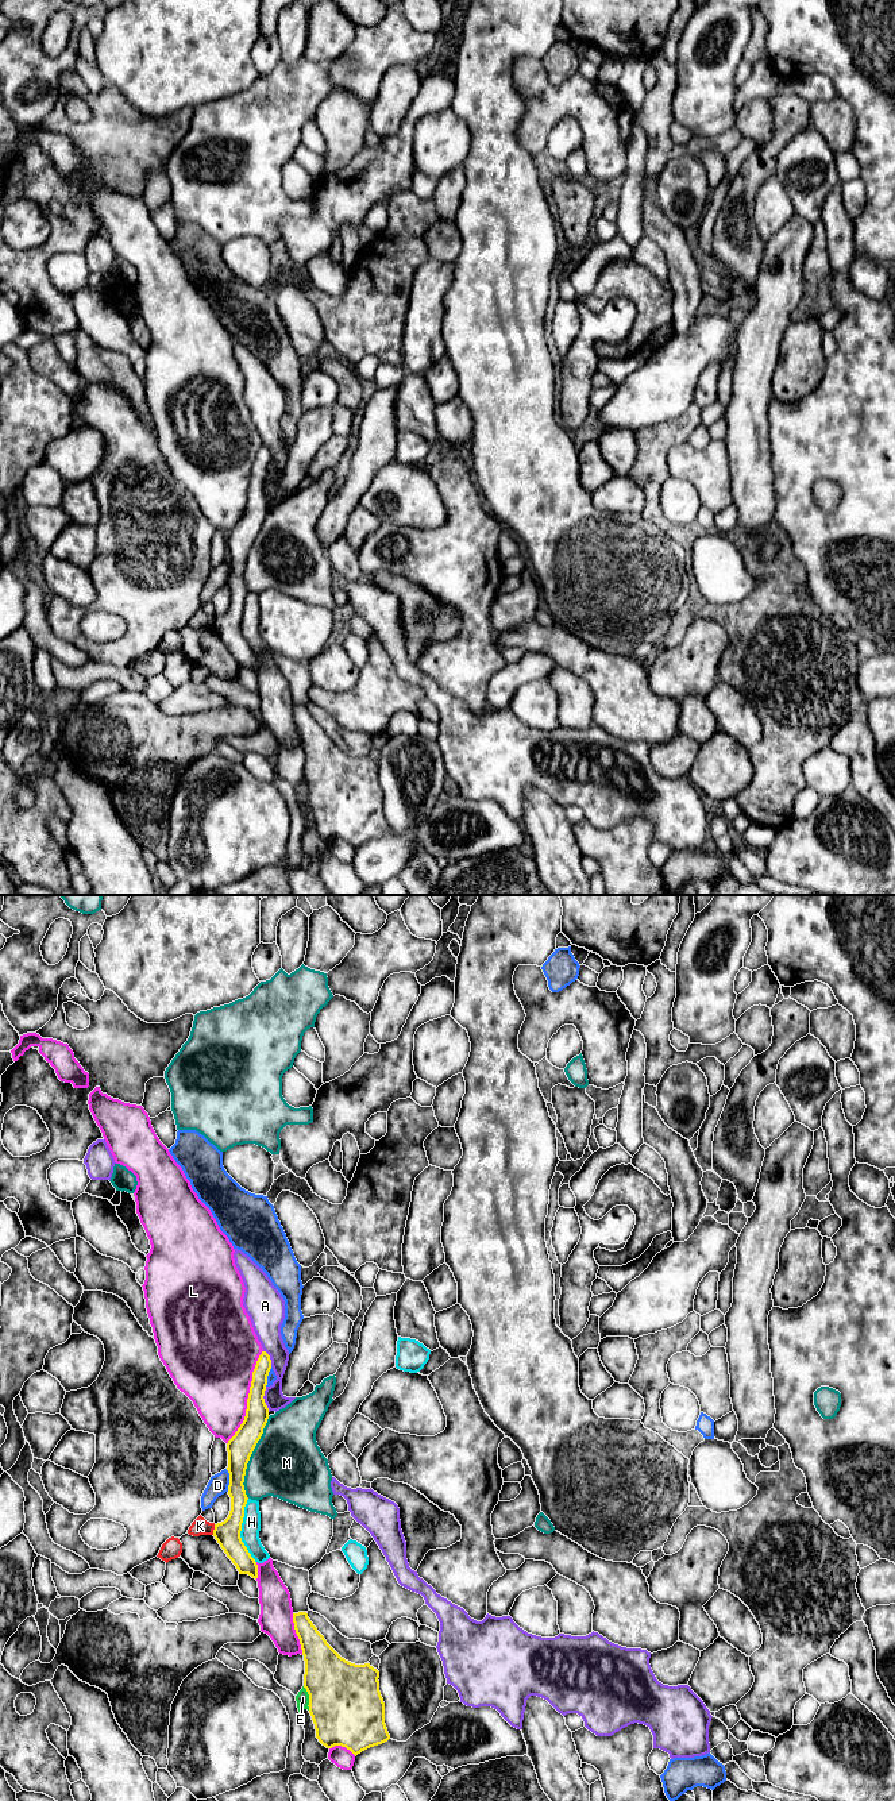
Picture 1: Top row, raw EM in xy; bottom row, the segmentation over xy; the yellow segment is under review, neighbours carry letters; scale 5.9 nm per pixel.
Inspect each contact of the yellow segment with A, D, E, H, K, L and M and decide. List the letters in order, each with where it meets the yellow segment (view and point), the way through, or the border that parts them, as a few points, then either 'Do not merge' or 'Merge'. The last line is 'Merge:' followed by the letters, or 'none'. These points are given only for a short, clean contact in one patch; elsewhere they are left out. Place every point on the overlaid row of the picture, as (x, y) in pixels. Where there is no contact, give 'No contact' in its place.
A: Touches yellow at xy (263, 1399). Do not merge
D: Touches yellow at xy (230, 1480). Do not merge
E: Touches yellow at xy (309, 1699). Do not merge
H: Touches yellow at xy (240, 1530). Do not merge
K: Touches yellow at xy (213, 1530). Boundary: xy (215, 1524), (212, 1534). Do not merge
L: Touches yellow at xy (249, 1398). Do not merge
M: Touches yellow at xy (250, 1456). Do not merge
Merge: none

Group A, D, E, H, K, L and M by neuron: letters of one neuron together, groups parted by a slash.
A / D / E / H / K / L / M

